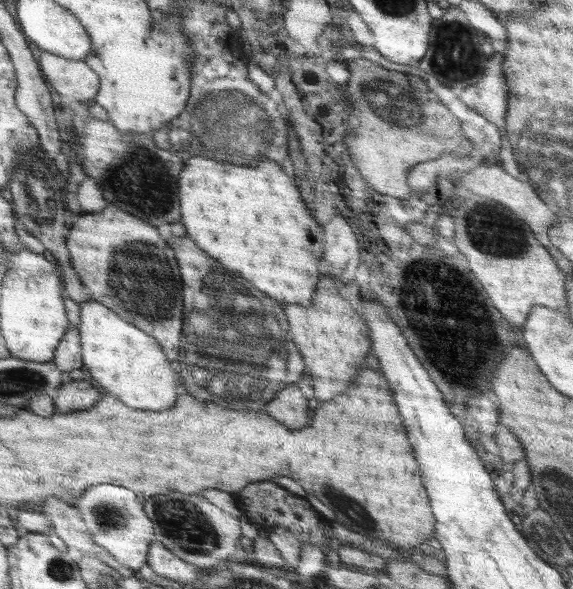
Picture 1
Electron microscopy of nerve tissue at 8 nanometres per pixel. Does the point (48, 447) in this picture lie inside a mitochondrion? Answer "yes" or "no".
no

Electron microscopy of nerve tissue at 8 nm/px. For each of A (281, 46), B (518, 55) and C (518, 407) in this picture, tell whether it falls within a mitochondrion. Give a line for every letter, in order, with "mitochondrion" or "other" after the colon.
A: other
B: other
C: other

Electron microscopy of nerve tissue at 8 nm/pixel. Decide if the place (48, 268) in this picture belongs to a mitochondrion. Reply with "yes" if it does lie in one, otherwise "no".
no

